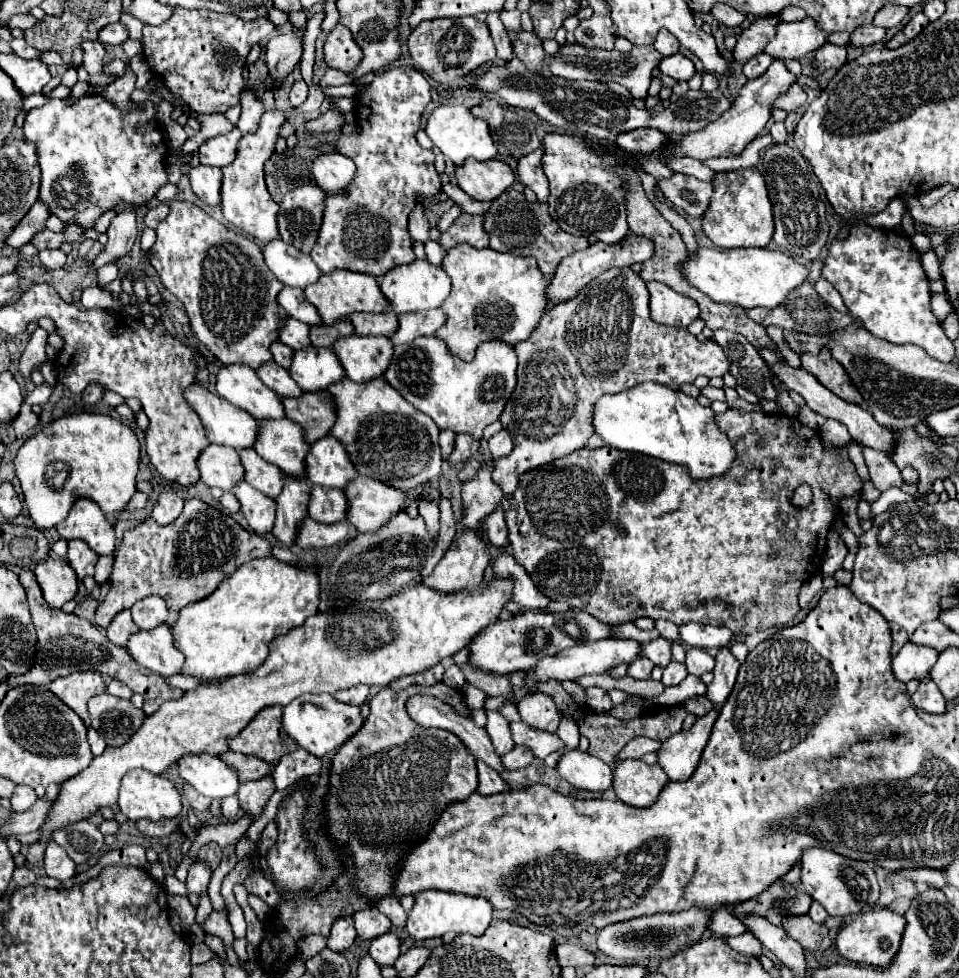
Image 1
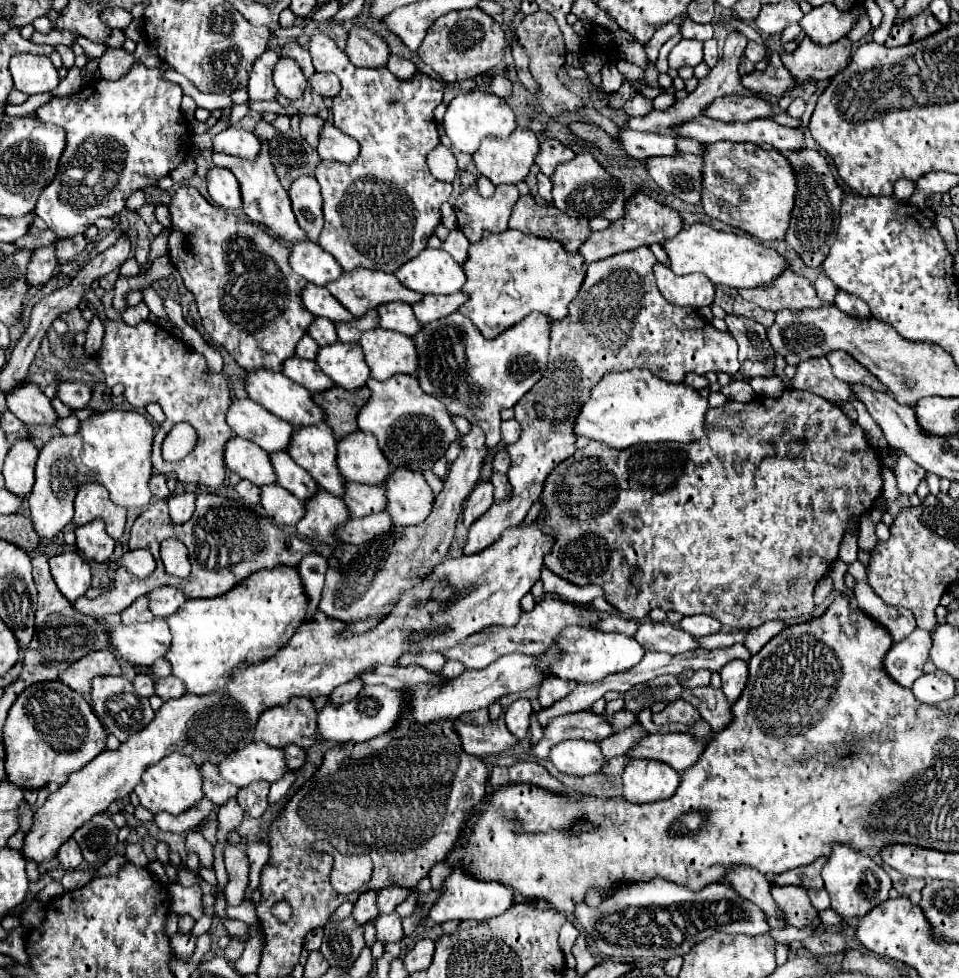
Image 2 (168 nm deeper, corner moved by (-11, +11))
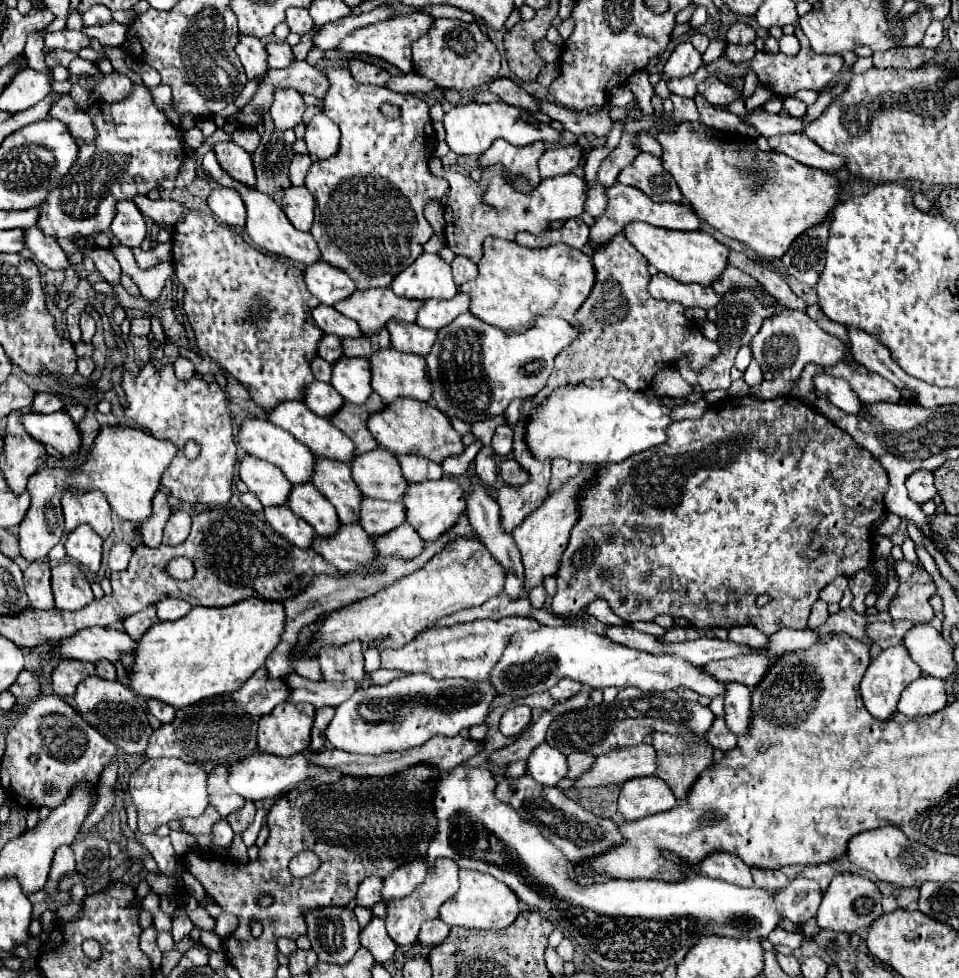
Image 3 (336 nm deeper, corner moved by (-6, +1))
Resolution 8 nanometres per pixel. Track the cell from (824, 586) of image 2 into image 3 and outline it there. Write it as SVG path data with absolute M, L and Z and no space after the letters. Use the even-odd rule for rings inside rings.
M816 601L814 607L812 607L812 613L810 613L810 619L808 619L808 627L820 627L826 619L828 619L828 605L824 601Z

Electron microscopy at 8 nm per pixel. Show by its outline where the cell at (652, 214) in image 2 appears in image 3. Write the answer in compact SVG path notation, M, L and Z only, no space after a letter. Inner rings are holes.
M626 185L608 187L606 197L608 197L608 205L606 205L604 213L596 217L596 223L590 229L590 239L594 241L594 247L598 247L600 243L606 243L612 235L622 231L632 221L644 221L650 225L658 225L658 227L666 227L666 229L678 229L678 231L698 231L700 229L700 217L686 203L674 203L674 201L654 203L640 189L626 187Z

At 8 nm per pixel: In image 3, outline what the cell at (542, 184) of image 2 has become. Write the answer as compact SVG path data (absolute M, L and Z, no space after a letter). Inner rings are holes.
M496 139L492 147L480 155L480 169L494 163L502 163L510 171L510 177L520 177L530 187L536 187L540 183L538 159L544 151L546 151L544 143L514 147L504 139Z

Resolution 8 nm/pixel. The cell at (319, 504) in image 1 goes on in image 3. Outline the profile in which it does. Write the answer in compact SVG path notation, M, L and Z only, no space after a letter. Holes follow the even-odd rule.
M362 499L360 523L372 537L380 537L396 529L406 521L406 507L402 503L390 503L382 499Z

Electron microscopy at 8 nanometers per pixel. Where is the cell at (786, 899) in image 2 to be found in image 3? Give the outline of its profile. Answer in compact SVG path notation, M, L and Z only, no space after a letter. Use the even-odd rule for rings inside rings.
M752 869L752 877L754 877L754 885L756 887L784 887L788 883L788 877L778 869L778 871L770 871L770 869Z

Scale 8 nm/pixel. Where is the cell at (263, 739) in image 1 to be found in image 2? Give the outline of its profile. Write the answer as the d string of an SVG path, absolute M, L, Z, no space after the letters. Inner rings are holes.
M291 699L287 707L271 707L271 711L263 711L259 723L255 725L255 741L263 741L271 747L283 745L299 745L309 749L317 739L317 723L315 723L315 705L311 699Z

